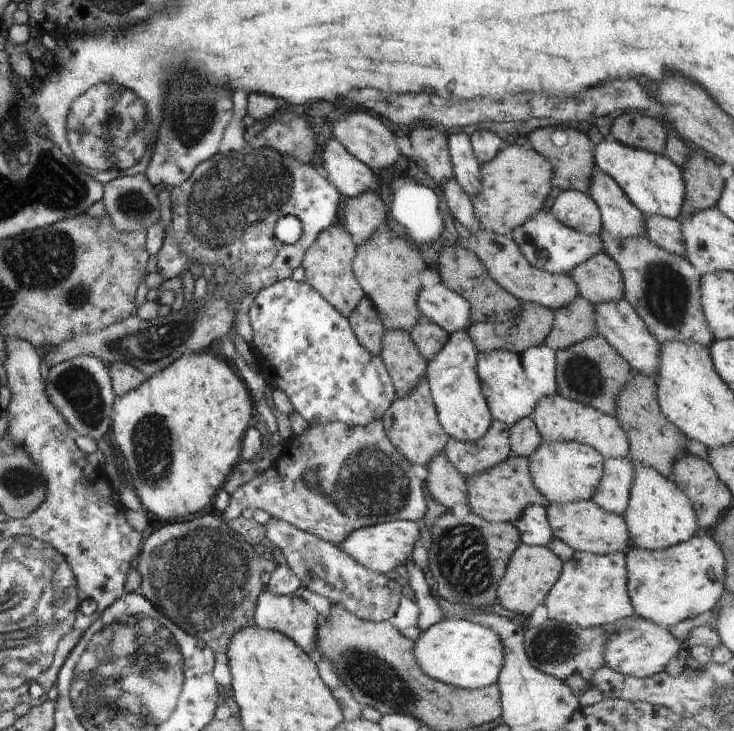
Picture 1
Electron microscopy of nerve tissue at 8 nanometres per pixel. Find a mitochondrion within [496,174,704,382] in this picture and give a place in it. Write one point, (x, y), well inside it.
(666, 293)

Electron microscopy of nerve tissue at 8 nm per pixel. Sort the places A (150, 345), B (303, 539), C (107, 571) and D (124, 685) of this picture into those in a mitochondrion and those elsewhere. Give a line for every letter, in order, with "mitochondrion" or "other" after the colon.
A: mitochondrion
B: other
C: other
D: mitochondrion

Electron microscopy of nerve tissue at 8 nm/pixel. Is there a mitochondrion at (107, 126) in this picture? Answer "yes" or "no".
yes

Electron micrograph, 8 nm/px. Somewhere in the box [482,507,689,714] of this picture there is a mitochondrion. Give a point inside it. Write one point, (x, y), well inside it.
(556, 644)

